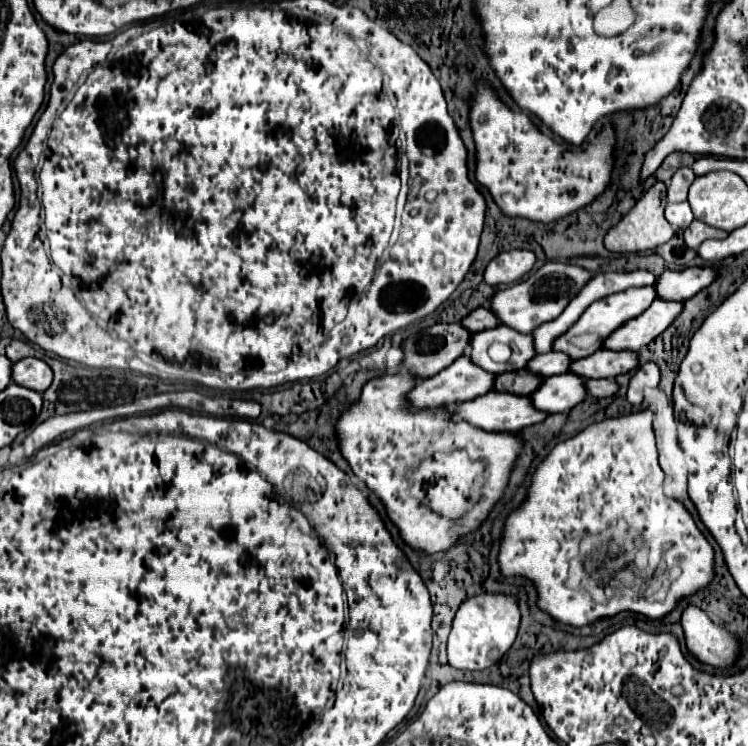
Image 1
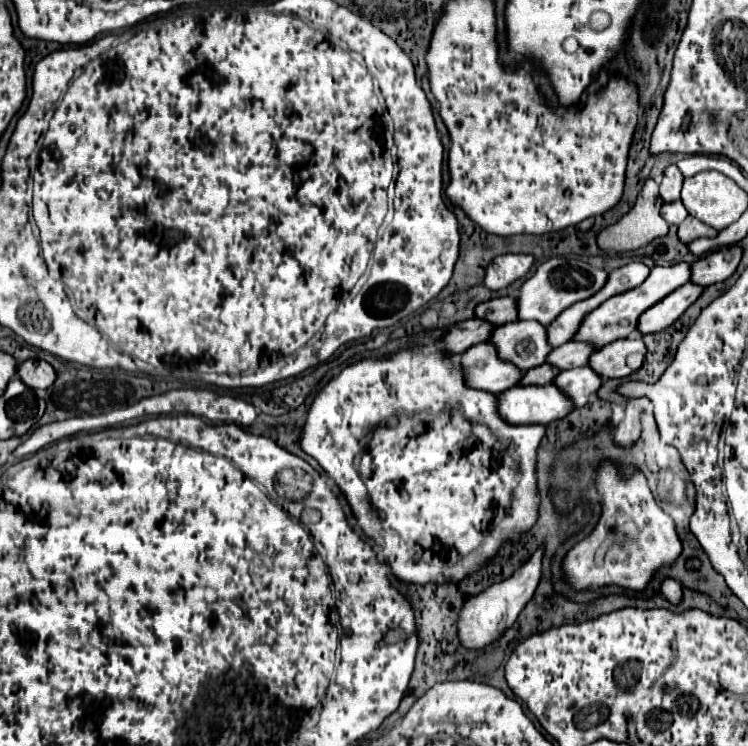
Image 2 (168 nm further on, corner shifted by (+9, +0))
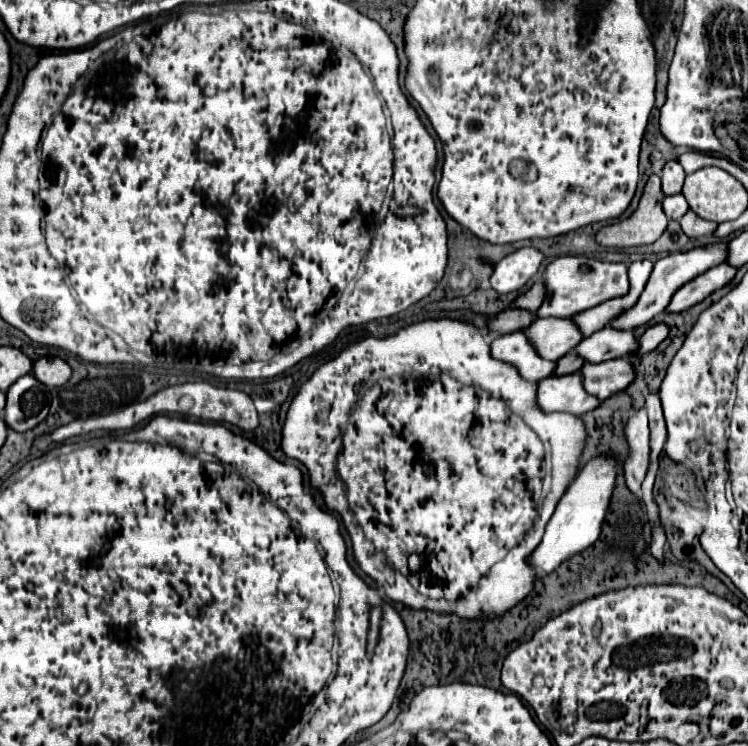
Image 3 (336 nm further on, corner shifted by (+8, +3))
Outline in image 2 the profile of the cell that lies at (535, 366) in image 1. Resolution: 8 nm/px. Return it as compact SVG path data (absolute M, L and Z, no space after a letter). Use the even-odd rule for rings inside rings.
M568 341L560 347L556 347L548 355L548 363L552 363L558 369L574 369L574 367L584 367L588 365L590 355L596 351L592 343L580 343L580 341Z

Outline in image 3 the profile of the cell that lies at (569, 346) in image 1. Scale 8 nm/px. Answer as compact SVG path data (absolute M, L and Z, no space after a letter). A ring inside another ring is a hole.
M715 244L715 246L705 246L705 248L693 248L693 250L689 250L689 252L669 254L669 256L665 256L665 258L657 260L657 262L655 262L655 268L653 268L653 272L651 272L651 278L649 278L649 282L647 282L643 294L641 294L639 300L635 302L635 306L631 306L629 310L623 310L619 316L615 316L615 318L609 322L609 326L615 328L615 330L635 330L635 328L647 324L653 316L661 314L661 312L667 308L671 296L673 296L683 284L687 284L687 282L693 280L695 276L707 272L709 268L721 264L723 260L725 260L725 244Z

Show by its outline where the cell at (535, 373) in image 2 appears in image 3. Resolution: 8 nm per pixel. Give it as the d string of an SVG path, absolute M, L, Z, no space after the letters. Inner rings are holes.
M569 352L569 354L565 354L561 360L557 360L557 366L555 366L555 376L563 376L563 374L573 374L573 372L577 372L581 366L583 366L585 362L579 358L579 356L575 356L573 352Z

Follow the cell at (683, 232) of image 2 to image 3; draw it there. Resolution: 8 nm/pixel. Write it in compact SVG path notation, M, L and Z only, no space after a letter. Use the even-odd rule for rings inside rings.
M687 212L681 220L679 220L679 224L681 224L681 228L683 228L683 232L689 236L689 238L699 238L699 236L709 236L709 234L713 234L715 232L715 228L717 228L717 224L713 224L713 222L707 222L707 220L703 220L703 218L699 218L695 212Z

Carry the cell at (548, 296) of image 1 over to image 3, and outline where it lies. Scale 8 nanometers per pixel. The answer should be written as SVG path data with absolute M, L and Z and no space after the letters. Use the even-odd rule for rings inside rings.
M561 256L555 258L543 276L543 284L547 288L547 296L543 304L537 308L535 316L553 316L553 318L569 318L585 308L593 308L613 296L621 296L629 290L627 266L615 262L591 260L585 256Z

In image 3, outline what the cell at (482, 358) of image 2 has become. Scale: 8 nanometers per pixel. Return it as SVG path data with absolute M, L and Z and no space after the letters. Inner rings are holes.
M511 332L495 338L491 342L491 358L515 366L519 374L529 382L537 382L545 376L551 376L555 364L555 362L541 360L537 352L533 352L523 332Z

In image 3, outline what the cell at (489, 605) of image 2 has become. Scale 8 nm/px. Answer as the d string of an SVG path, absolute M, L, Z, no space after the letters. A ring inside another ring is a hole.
M607 456L593 458L585 464L585 468L577 474L577 478L569 484L563 498L557 504L555 514L551 516L541 544L529 556L529 564L537 568L539 574L551 574L561 562L571 558L573 554L589 548L601 532L601 522L605 518L605 510L615 486L615 460Z

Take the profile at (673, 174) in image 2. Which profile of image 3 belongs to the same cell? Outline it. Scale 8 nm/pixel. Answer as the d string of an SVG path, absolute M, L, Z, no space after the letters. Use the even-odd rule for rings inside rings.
M671 160L665 164L663 172L661 172L661 182L663 182L663 192L667 196L671 194L679 194L681 192L681 186L683 186L683 180L685 180L685 172L681 168L681 164L677 160Z

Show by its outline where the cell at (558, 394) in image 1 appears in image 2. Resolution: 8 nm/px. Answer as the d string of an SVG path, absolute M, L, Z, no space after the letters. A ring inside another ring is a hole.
M578 367L562 371L554 379L554 385L558 385L574 401L576 407L584 407L588 397L600 389L602 377L592 367Z

